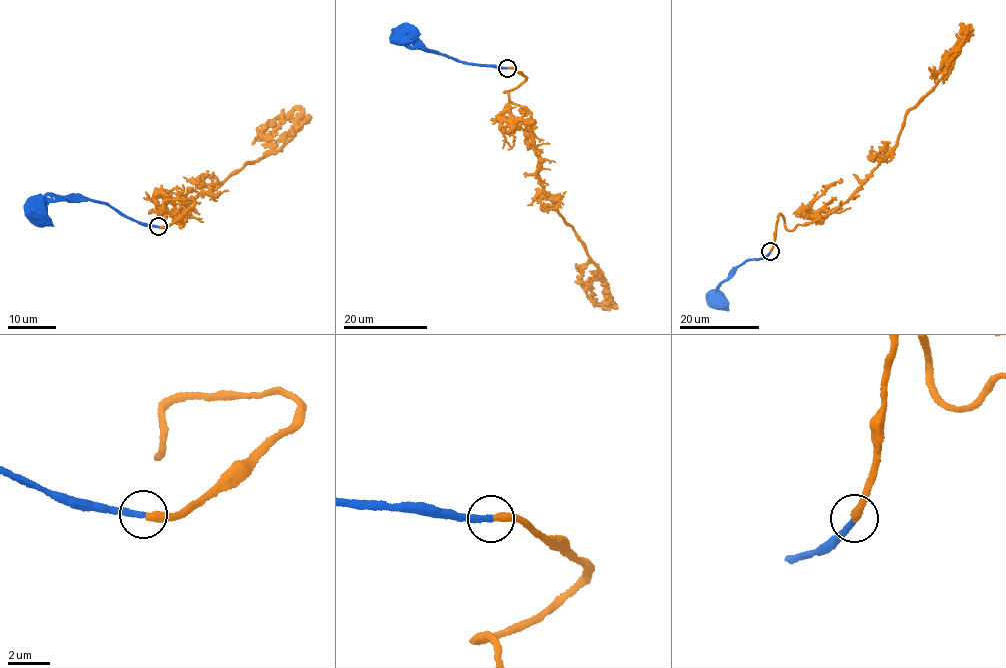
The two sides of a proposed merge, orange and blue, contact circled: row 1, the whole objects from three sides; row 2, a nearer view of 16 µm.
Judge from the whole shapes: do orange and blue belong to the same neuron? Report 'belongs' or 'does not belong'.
belongs

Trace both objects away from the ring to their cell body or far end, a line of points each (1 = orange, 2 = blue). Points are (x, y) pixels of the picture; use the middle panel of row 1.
1: (507, 68), (526, 77), (505, 92), (529, 113), (538, 173), (599, 269), (602, 304), (580, 278), (590, 260)
2: (507, 68), (475, 64), (413, 47), (405, 36), (401, 38)

